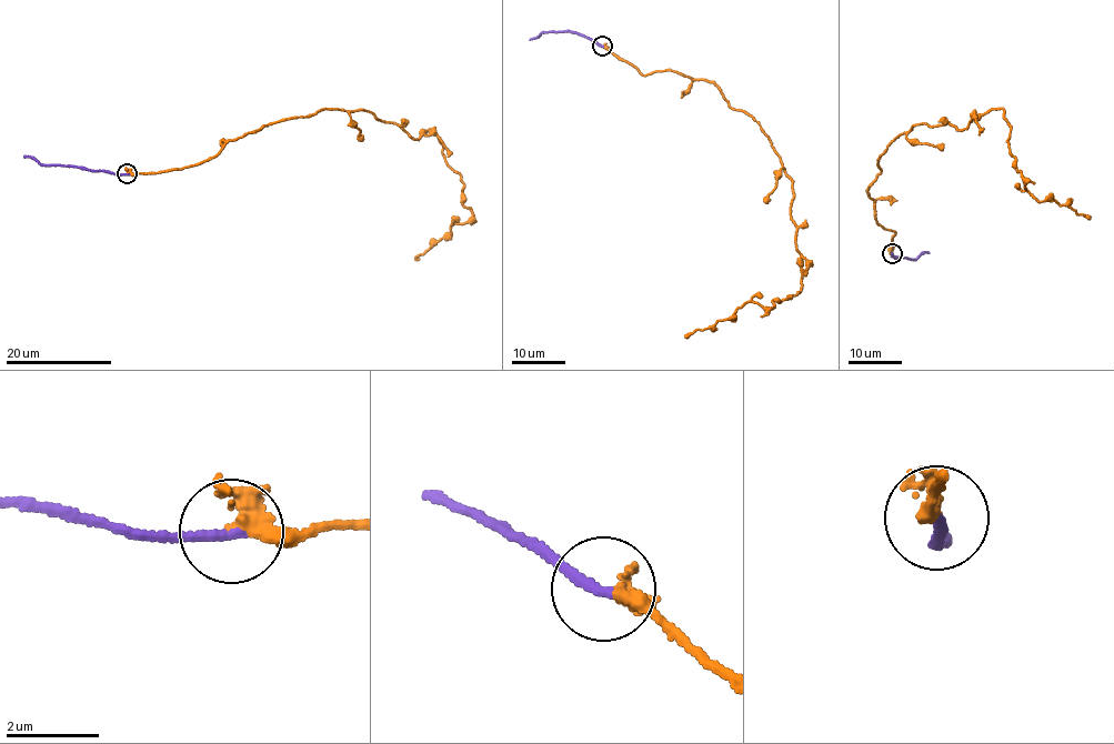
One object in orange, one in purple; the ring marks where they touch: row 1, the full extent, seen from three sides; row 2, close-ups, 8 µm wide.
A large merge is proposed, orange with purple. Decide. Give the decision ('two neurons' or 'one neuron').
one neuron

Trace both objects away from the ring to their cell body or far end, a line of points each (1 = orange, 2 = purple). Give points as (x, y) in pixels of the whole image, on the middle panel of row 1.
1: (602, 46), (644, 76), (711, 80), (759, 124), (792, 180), (801, 291), (774, 307), (748, 301), (684, 338)
2: (602, 46), (569, 31), (540, 32), (530, 40)

